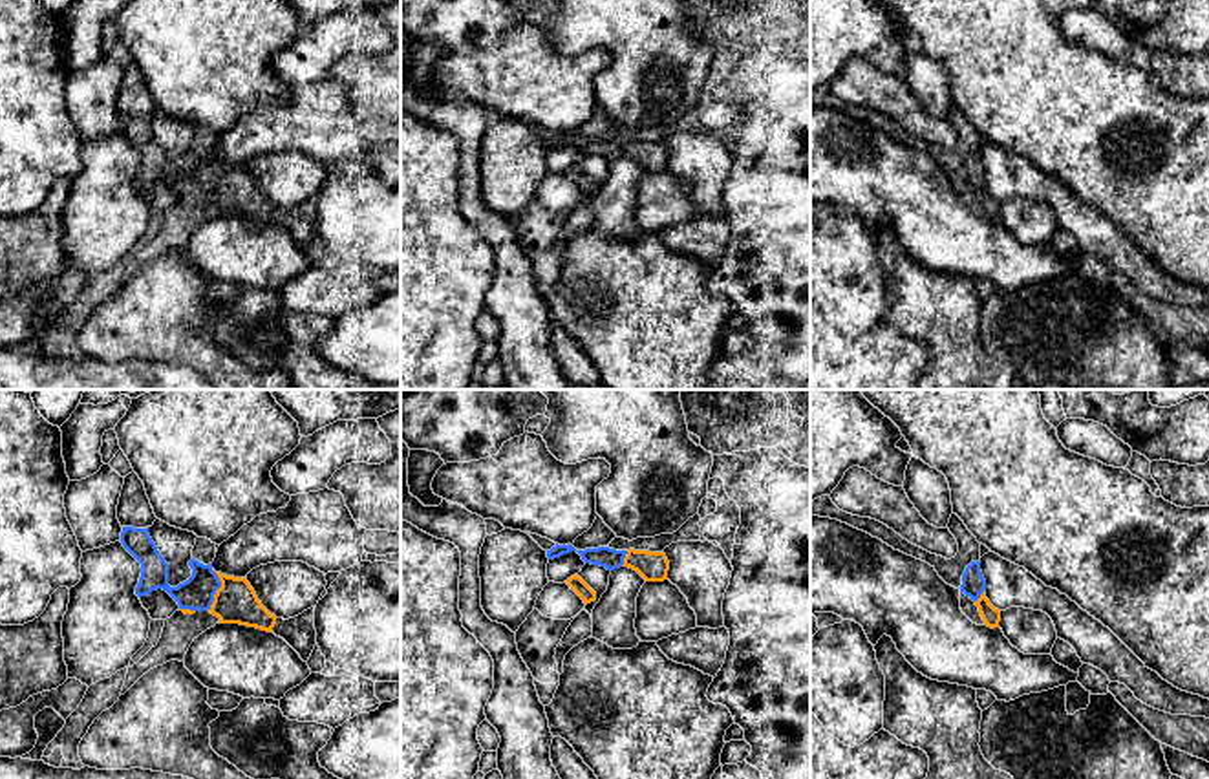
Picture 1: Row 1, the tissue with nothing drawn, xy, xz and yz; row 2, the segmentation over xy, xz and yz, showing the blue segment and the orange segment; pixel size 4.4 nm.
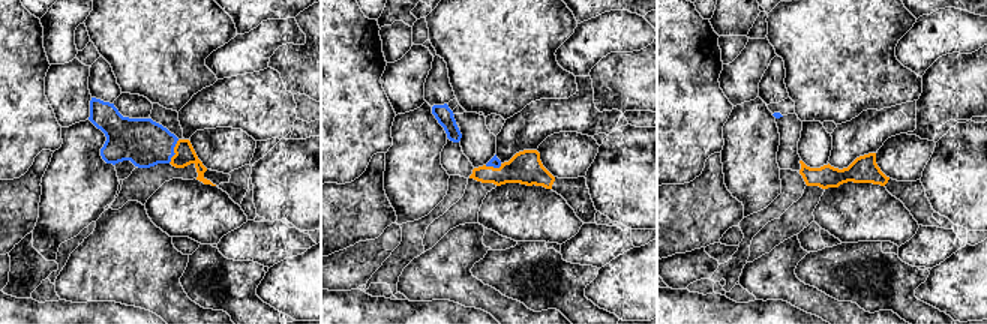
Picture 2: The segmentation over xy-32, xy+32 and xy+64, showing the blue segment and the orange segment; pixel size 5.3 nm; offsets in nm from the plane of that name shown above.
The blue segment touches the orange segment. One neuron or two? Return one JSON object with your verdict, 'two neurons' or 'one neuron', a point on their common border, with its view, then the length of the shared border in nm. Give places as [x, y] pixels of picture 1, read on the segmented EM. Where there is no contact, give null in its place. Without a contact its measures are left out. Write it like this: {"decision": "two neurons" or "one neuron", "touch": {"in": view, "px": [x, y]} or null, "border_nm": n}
{"decision": "one neuron", "touch": {"in": "xy", "px": [218, 587]}, "border_nm": 190}

